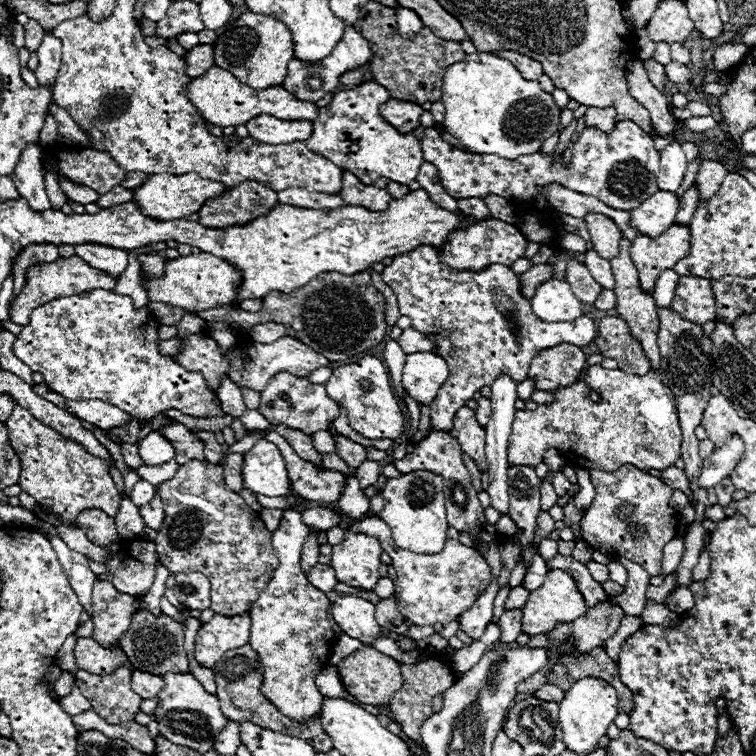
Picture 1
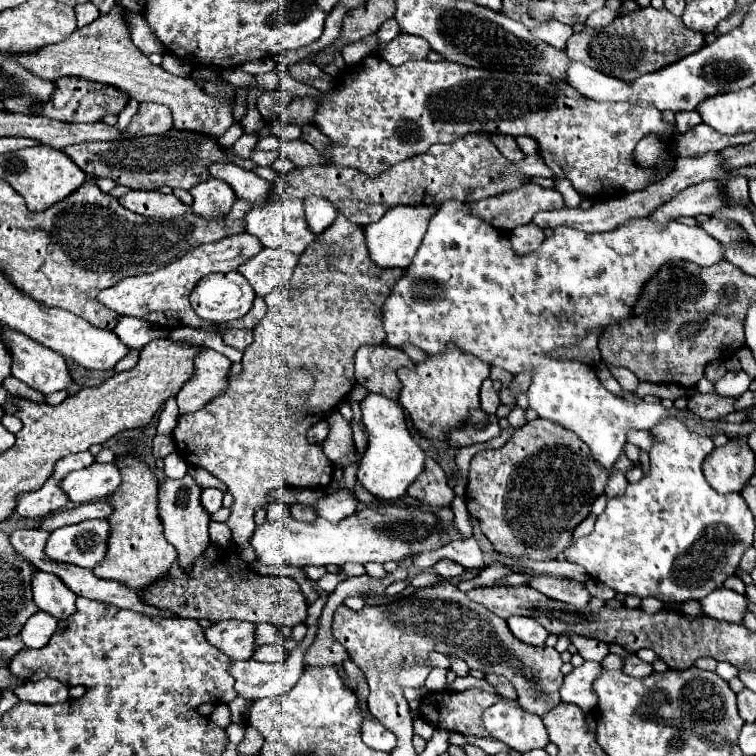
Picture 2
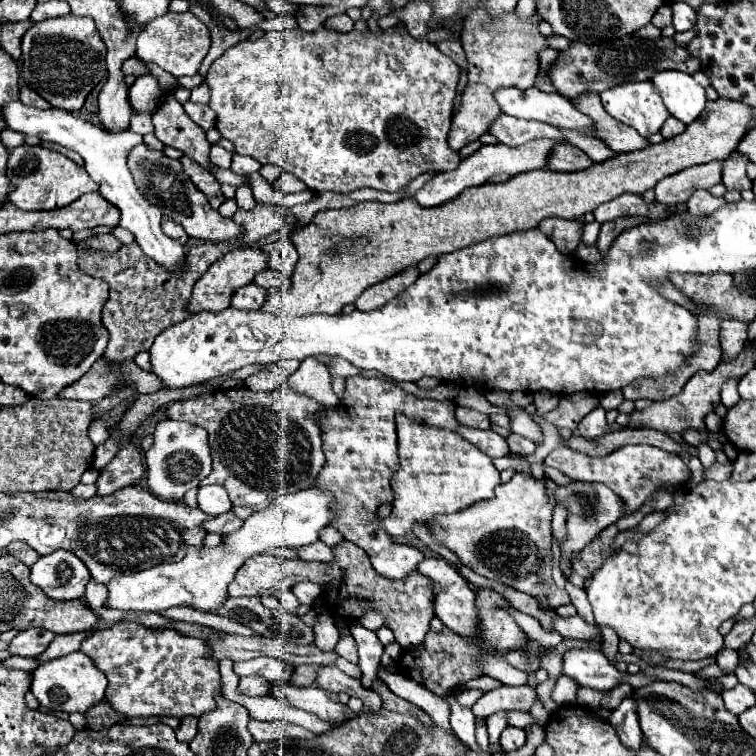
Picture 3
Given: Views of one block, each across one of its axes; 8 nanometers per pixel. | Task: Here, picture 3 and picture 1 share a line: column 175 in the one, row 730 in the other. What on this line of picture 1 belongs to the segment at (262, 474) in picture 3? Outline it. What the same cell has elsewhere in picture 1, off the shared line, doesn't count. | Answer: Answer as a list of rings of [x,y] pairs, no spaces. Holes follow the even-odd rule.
[[[432,656],[428,662],[422,662],[422,664],[402,666],[402,676],[404,676],[404,686],[390,700],[390,716],[392,716],[392,720],[396,720],[400,724],[402,732],[408,736],[408,740],[412,744],[416,744],[418,748],[422,748],[420,726],[428,716],[432,716],[432,698],[438,692],[448,690],[456,682],[456,676],[454,676],[452,668],[442,664],[442,658],[438,658],[438,656]]]

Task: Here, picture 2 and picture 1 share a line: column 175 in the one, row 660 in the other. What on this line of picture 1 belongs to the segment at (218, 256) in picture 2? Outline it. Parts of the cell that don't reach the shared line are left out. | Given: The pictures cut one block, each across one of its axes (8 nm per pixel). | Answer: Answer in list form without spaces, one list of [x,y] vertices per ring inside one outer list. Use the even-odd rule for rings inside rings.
[[[284,510],[278,530],[272,532],[272,546],[278,554],[280,566],[274,570],[268,588],[250,610],[250,646],[258,652],[266,672],[262,694],[296,722],[306,722],[320,710],[324,696],[316,690],[314,678],[322,672],[330,648],[334,646],[334,632],[328,620],[330,600],[322,590],[308,582],[300,568],[300,550],[308,532],[310,528],[304,526],[298,510]]]

